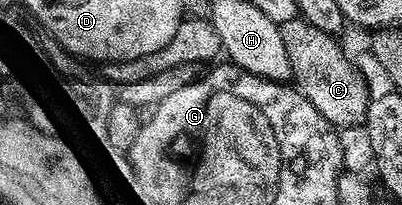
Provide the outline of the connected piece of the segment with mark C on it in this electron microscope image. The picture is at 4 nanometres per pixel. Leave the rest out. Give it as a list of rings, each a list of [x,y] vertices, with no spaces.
[[[298,17],[279,24],[281,41],[289,57],[291,79],[307,100],[331,122],[332,127],[344,129],[366,124],[372,97],[366,79],[351,55],[343,52],[336,36],[317,29],[305,18]]]

